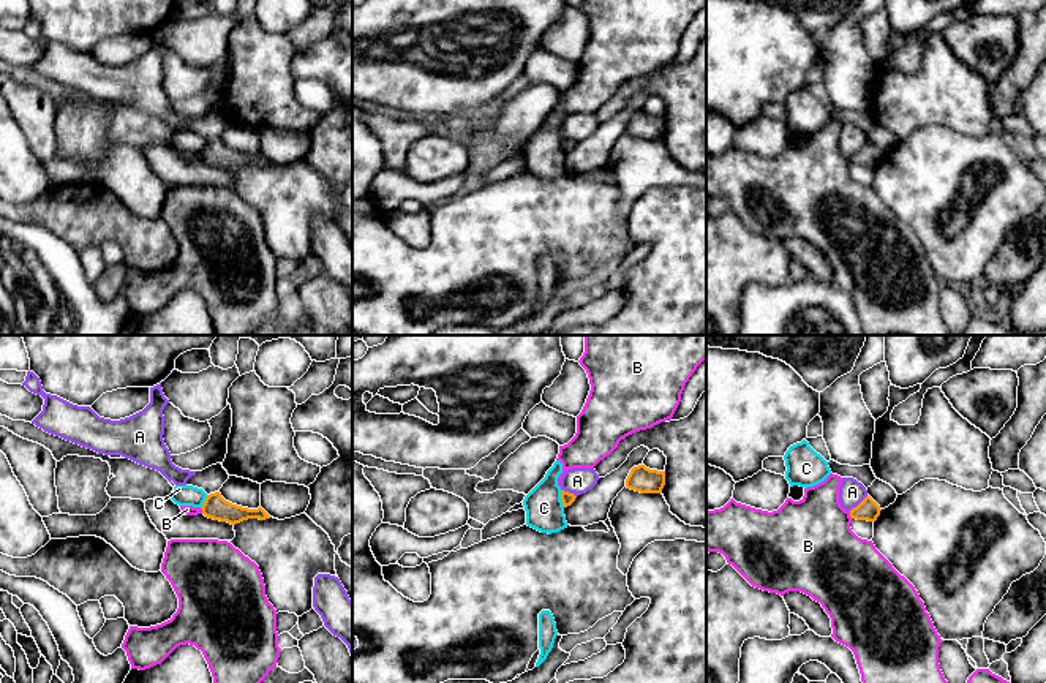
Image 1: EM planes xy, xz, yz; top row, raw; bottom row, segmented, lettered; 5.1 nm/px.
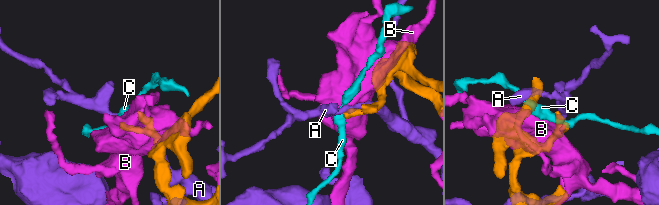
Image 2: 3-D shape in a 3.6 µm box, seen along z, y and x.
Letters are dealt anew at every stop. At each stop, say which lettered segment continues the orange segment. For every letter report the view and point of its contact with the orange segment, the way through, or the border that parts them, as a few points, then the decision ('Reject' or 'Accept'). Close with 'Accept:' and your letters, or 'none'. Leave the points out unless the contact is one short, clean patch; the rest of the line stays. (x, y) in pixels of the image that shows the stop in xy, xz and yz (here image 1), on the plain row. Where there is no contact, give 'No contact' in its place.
A: Touches orange at yz (860, 149). Reject
B: Touches orange at yz (850, 160). Reject
C: Touches orange at xz (561, 144). Boundary: xz (560, 136), (560, 146), (564, 152). Reject
Accept: none

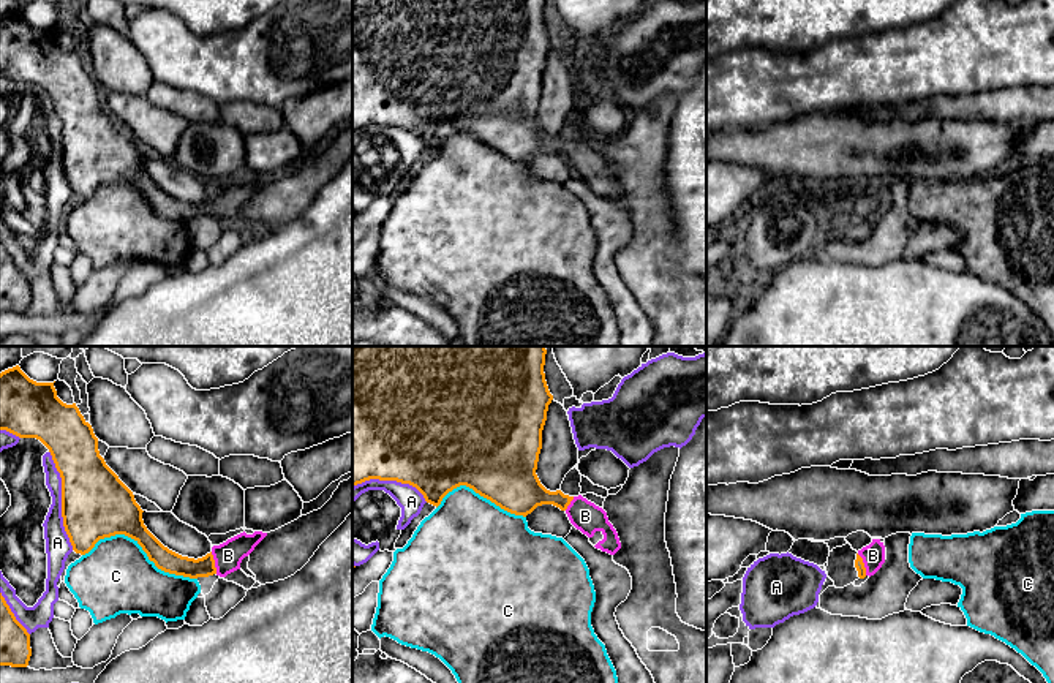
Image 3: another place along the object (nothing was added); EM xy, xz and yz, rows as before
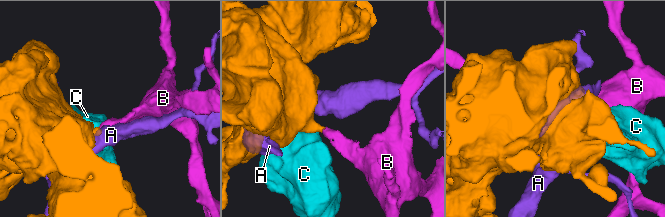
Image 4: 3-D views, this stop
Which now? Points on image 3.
A: Touches orange at xy (62, 146). Reject
B: Touches orange at xy (214, 209). Path across: xy (166, 206), (177, 211), (214, 209), (228, 201). Accept
C: Touches orange at xy (141, 192). Reject
Accept: B

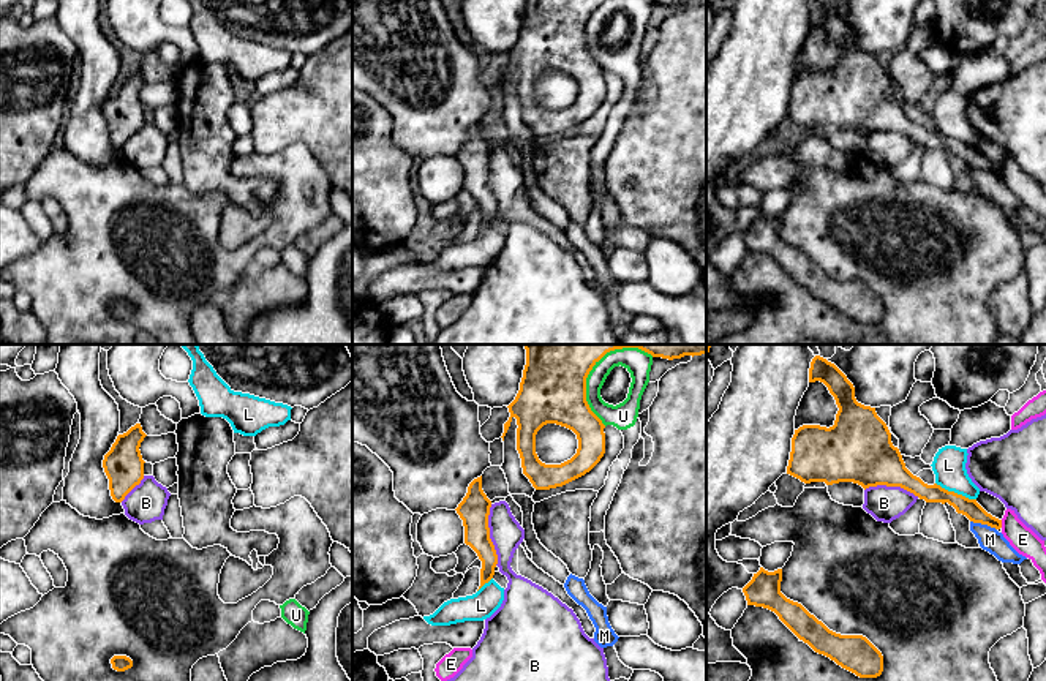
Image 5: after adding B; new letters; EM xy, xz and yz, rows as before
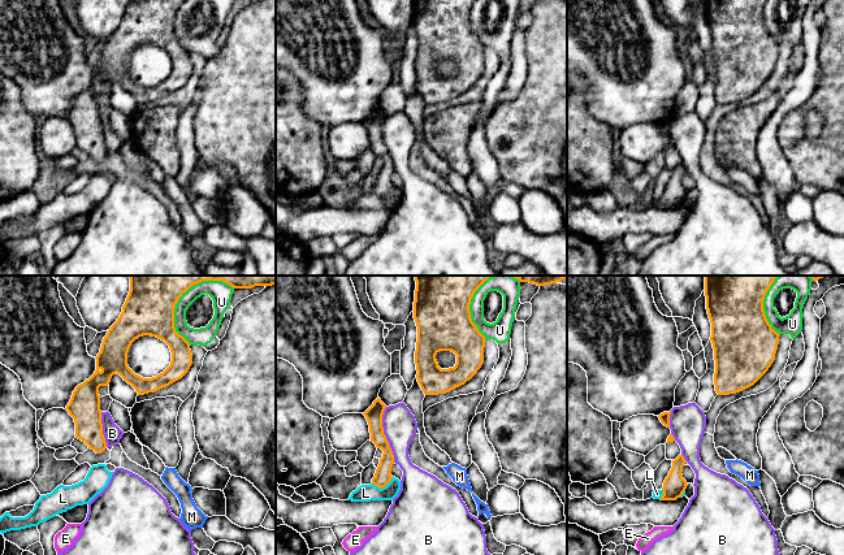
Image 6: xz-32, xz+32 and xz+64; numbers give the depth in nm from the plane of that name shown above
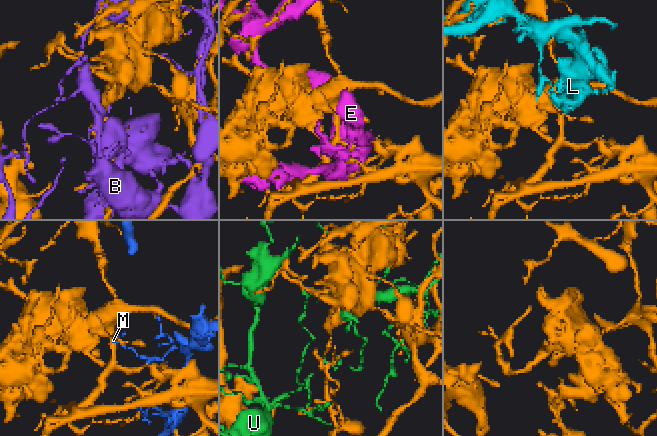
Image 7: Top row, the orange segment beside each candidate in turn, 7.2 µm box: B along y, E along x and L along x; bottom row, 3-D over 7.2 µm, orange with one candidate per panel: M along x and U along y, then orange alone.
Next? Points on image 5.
B: Touches orange at xz (489, 180). Reject
E: Touches orange at yz (1000, 169). Reject
L: Touches orange at yz (956, 139). Reject
M: Touches orange at yz (983, 169). Reject
U: Touches orange at xz (585, 37). Reject
Accept: none

